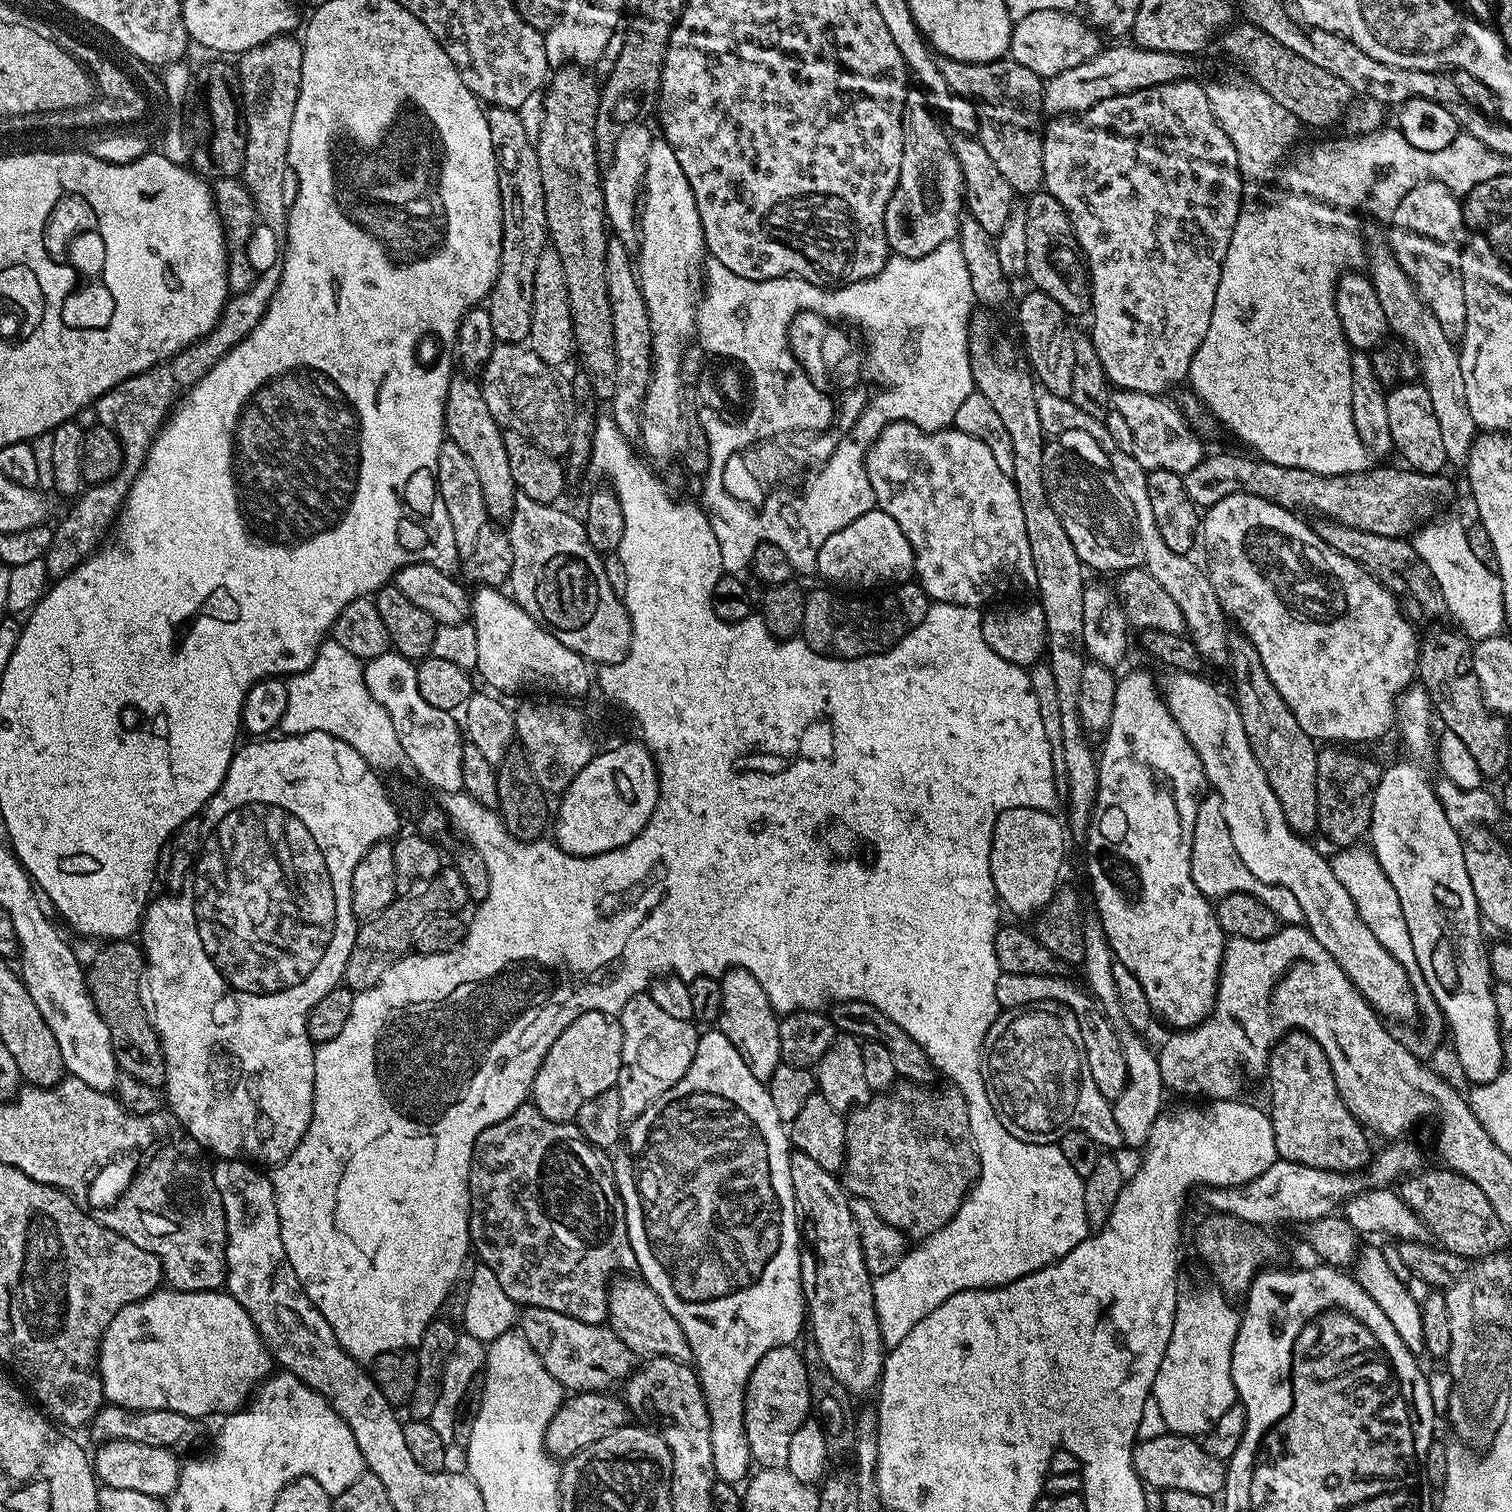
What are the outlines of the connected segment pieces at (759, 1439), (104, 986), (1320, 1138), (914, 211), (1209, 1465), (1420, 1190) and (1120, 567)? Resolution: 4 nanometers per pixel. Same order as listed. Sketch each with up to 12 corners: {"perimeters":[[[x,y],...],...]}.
{"perimeters":[[[792,1344],[762,1354],[744,1391],[744,1433],[760,1468],[787,1468],[811,1411]],[[139,943],[86,964],[116,1067],[157,1090],[164,1051],[140,1004]],[[1312,1036],[1268,1054],[1279,1159],[1349,1174],[1369,1133]],[[909,95],[884,233],[913,260],[959,233],[964,175]],[[1164,1435],[1133,1447],[1149,1489],[1219,1497],[1225,1461],[1199,1439]],[[1417,1170],[1400,1196],[1453,1257],[1490,1256],[1506,1233],[1470,1178]],[[1052,443],[1042,478],[1081,564],[1141,567],[1134,506],[1111,472]]]}

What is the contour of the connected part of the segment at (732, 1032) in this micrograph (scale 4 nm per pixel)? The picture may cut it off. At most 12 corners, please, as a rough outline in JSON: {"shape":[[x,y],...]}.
{"shape":[[745,968],[719,977],[718,1030],[754,1078],[780,1063],[778,1014]]}

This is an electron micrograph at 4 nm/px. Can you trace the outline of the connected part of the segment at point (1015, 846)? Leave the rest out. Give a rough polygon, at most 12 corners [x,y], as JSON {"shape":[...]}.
{"shape":[[1037,808],[998,814],[990,878],[999,903],[1045,908],[1066,828]]}

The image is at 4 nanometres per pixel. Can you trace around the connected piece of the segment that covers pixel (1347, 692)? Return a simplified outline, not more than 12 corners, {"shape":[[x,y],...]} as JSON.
{"shape":[[1202,516],[1225,617],[1315,742],[1393,731],[1397,597],[1315,527]]}

